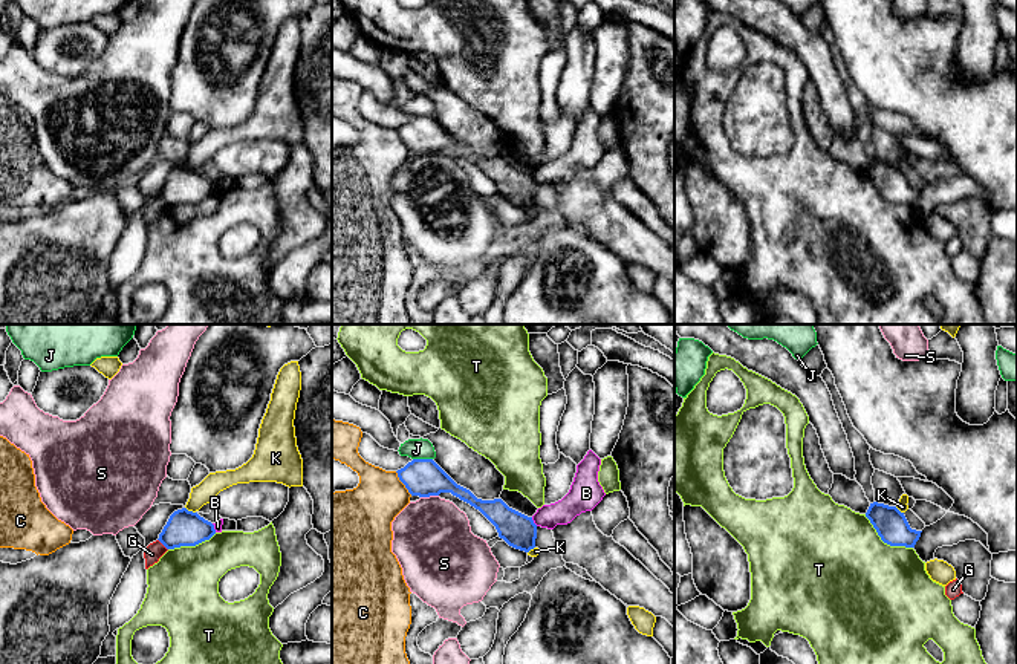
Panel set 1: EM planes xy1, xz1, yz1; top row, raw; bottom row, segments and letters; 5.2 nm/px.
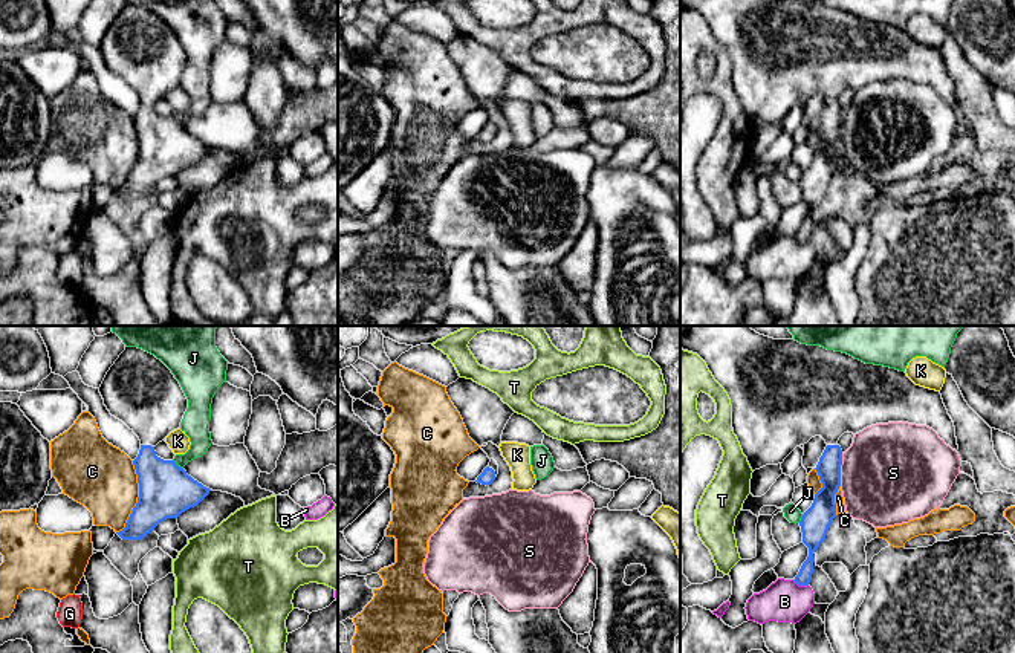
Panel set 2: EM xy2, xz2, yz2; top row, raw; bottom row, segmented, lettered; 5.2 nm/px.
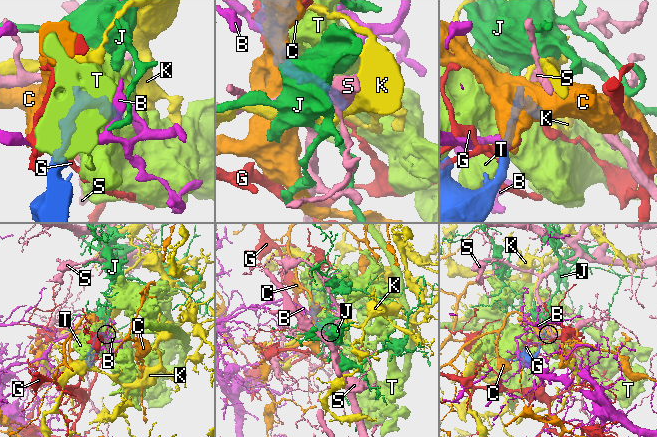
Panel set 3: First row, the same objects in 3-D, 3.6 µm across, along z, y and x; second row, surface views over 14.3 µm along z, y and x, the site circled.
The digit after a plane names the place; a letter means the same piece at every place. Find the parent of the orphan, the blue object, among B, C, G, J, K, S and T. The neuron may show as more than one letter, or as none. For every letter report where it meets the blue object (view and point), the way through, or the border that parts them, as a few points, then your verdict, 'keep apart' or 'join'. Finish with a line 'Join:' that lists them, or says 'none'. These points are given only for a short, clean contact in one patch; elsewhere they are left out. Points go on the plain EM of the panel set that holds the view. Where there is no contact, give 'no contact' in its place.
B: yz2 (800, 242) | keep apart
C: xy2 (138, 155) | keep apart
G: xy1 (162, 201) | keep apart
J: xz1 (422, 117) | keep apart
K: xy1 (190, 169) | along xy1 (185, 164), (194, 170) | keep apart
S: yz2 (839, 127) | keep apart
T: yz1 (884, 199) | keep apart
Join: none

